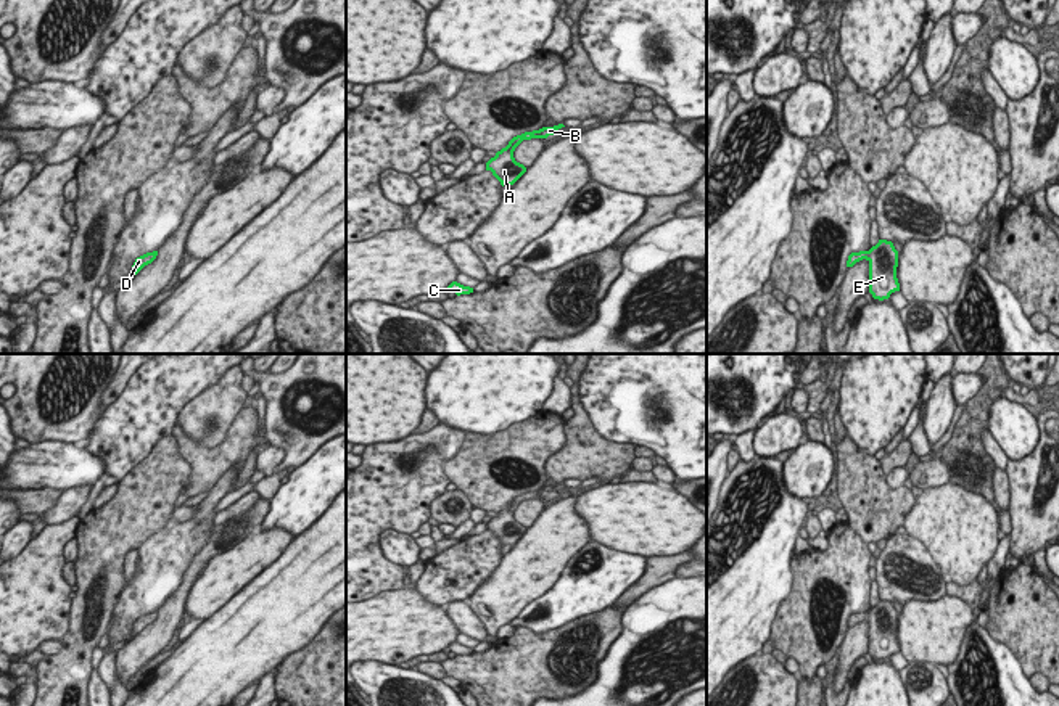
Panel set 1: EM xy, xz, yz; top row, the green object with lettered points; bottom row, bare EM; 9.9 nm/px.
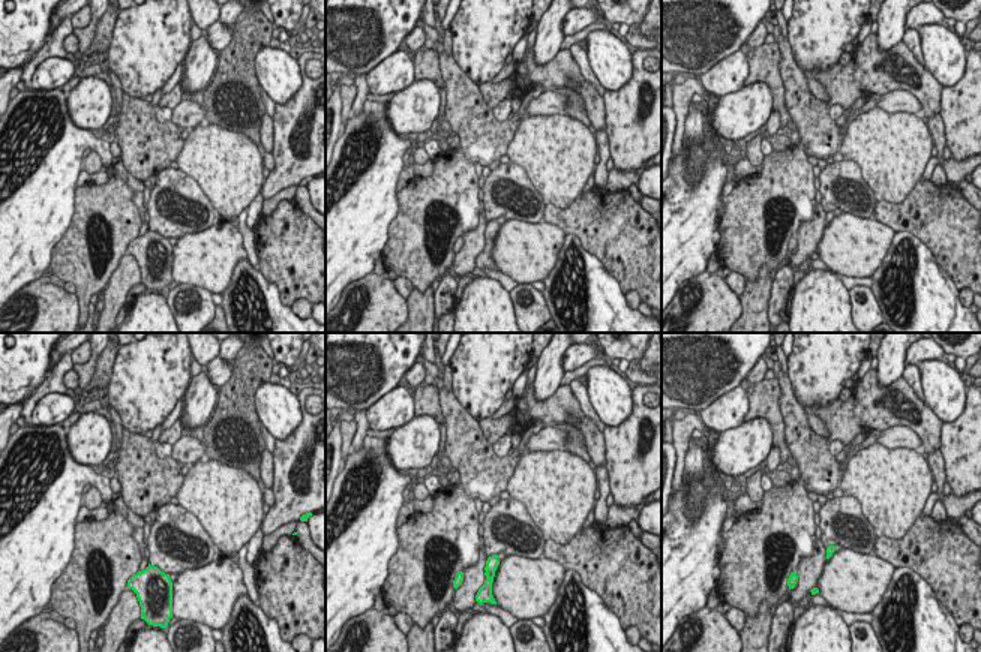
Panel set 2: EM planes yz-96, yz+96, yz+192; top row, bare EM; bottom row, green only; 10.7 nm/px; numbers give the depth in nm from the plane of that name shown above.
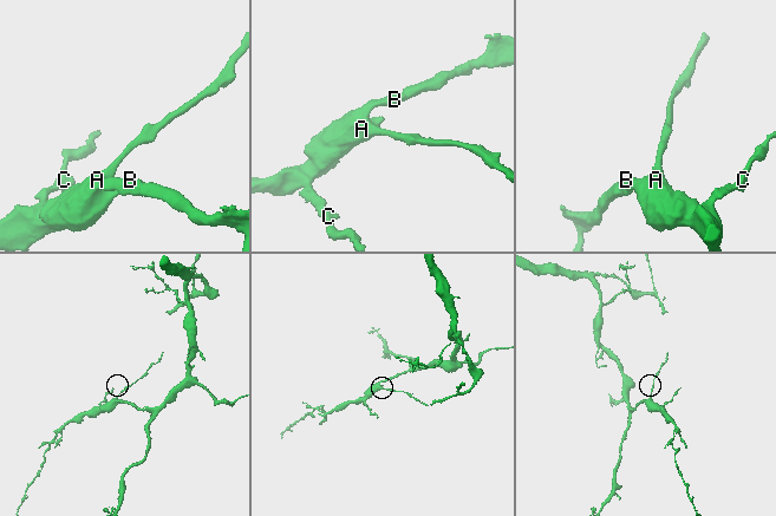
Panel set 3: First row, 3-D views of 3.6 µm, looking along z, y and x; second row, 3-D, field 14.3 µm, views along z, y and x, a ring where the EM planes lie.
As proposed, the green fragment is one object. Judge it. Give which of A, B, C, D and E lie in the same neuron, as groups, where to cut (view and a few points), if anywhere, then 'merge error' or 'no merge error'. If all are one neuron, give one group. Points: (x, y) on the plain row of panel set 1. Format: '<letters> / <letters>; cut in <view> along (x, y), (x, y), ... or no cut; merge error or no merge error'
A B C D E; no cut; no merge error

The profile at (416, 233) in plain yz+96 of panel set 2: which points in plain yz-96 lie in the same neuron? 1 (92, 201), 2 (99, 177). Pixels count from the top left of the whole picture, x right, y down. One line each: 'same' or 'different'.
1: same
2: different

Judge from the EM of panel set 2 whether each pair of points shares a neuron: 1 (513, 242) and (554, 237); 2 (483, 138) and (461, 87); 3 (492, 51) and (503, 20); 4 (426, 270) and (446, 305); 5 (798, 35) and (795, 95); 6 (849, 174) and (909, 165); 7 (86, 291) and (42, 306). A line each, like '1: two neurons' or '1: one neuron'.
1: one neuron
2: one neuron
3: one neuron
4: two neurons
5: two neurons
6: two neurons
7: two neurons

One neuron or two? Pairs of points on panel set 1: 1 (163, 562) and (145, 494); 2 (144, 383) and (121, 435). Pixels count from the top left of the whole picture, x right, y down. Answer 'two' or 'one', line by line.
1: two
2: one

